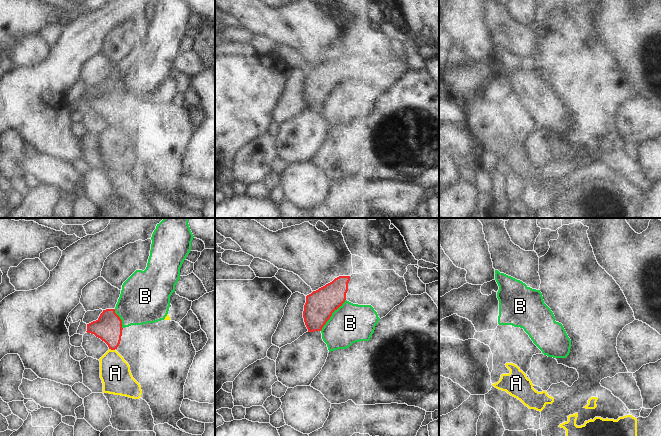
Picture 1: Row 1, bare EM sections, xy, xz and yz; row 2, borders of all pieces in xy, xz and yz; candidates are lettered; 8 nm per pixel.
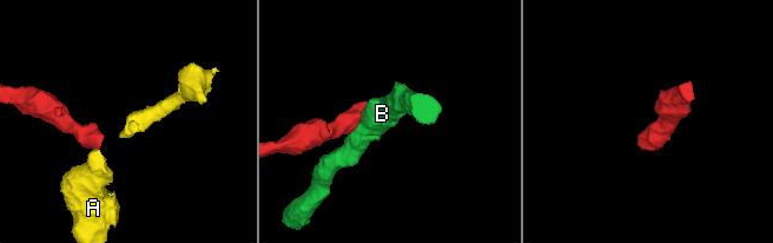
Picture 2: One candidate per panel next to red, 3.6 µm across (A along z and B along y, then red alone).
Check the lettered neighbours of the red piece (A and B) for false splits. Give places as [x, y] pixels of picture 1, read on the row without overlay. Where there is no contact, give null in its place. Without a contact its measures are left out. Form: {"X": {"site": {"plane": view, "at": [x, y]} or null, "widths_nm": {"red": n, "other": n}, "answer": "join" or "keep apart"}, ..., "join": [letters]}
{"A": {"site": {"plane": "xy", "at": [112, 125]}, "widths_nm": {"red": 220, "other": 240}, "answer": "keep apart"}, "B": {"site": {"plane": "xz", "at": [331, 91]}, "widths_nm": {"red": 240, "other": 320}, "answer": "keep apart"}, "join": []}

